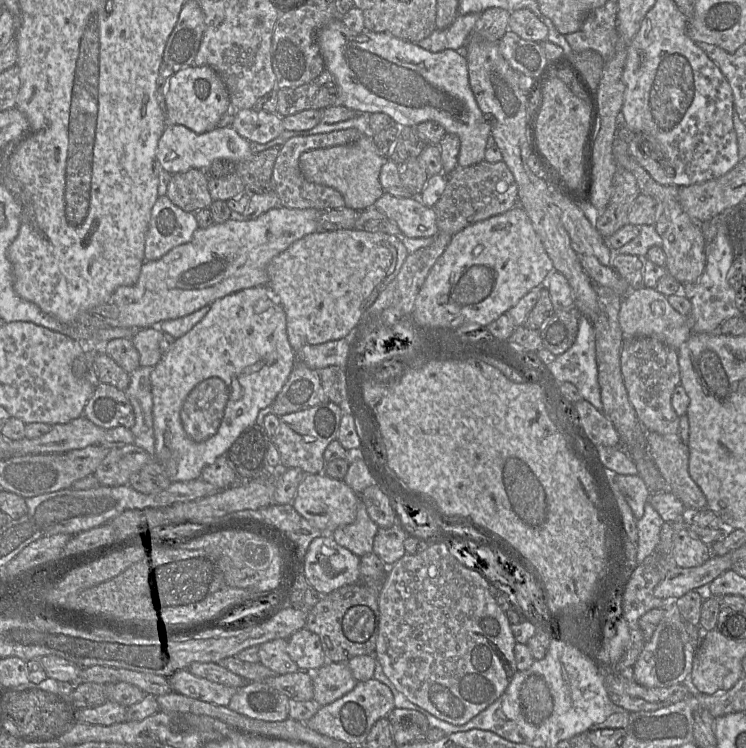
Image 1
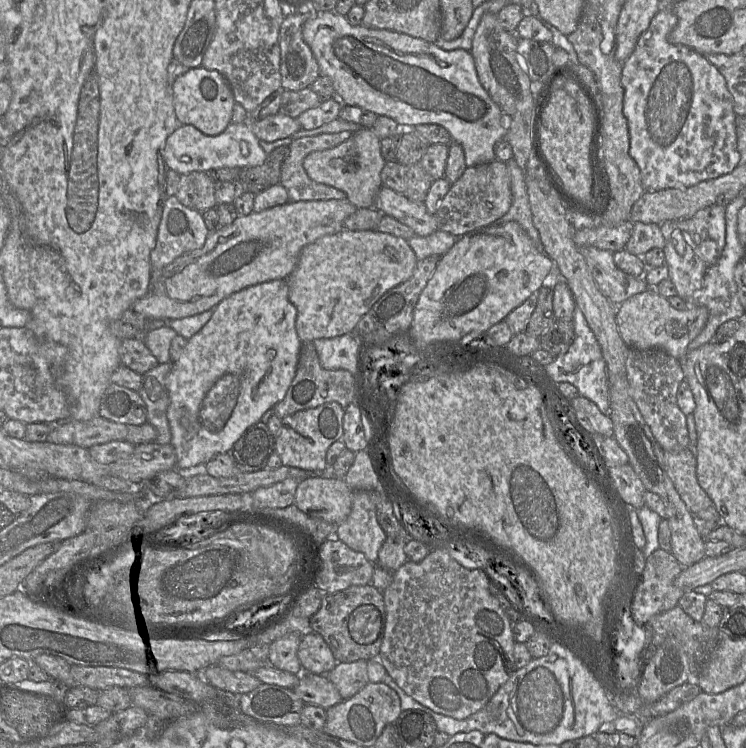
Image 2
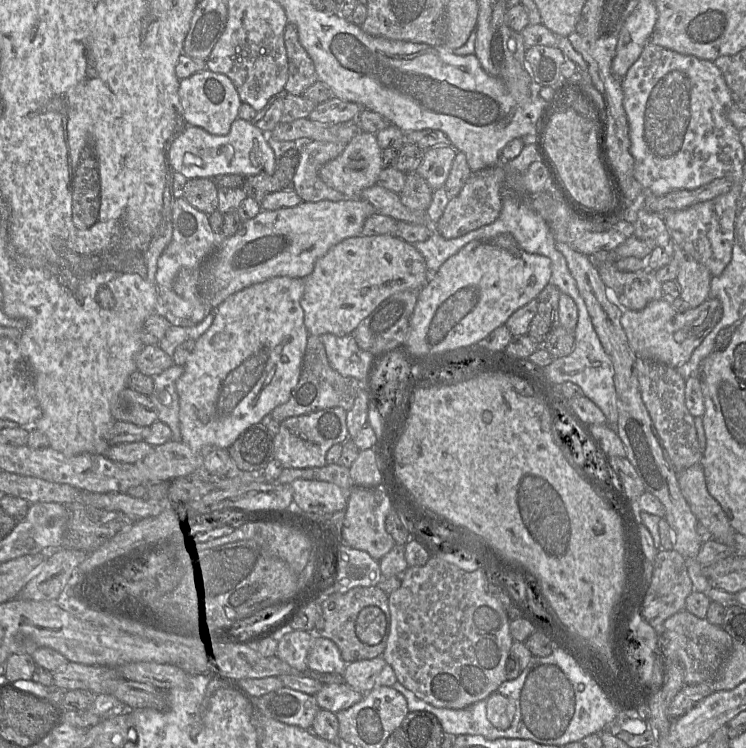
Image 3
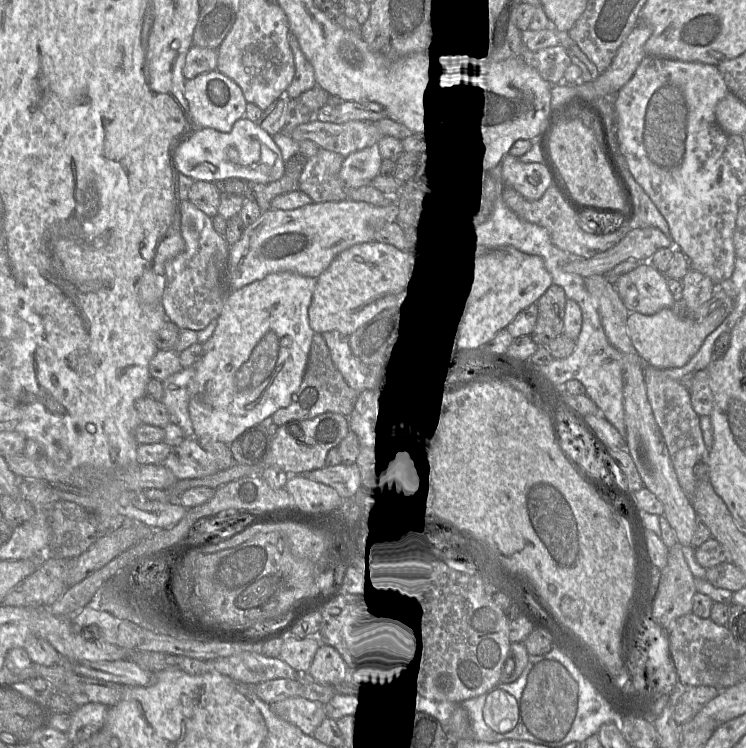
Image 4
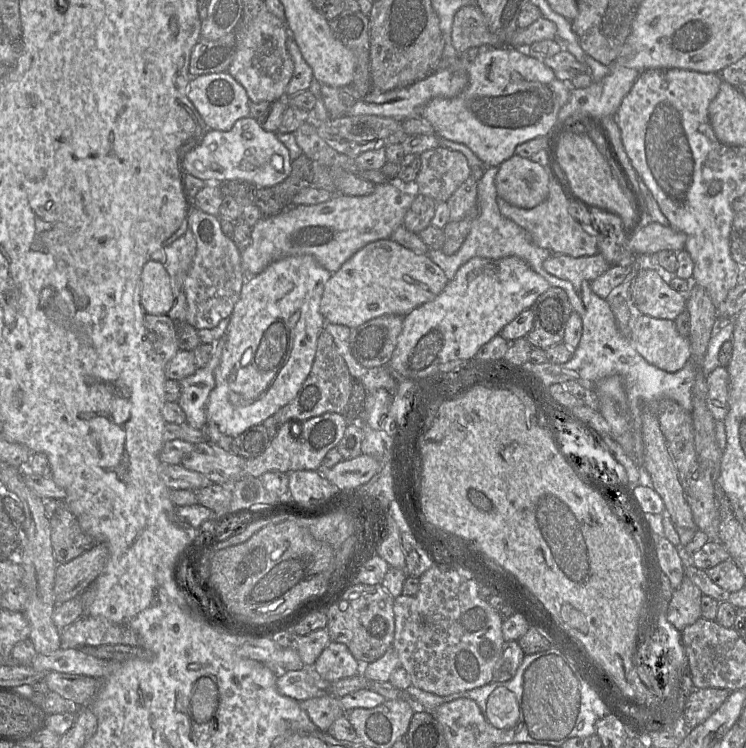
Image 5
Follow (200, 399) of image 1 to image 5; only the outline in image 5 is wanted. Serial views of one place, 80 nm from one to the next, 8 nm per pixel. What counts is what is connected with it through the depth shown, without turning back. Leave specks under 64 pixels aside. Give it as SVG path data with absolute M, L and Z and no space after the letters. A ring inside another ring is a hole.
M295 255L272 262L261 273L245 281L229 317L221 361L214 371L215 386L206 405L207 421L214 422L223 434L235 438L262 424L295 398L311 371L318 335L325 329L320 301L331 275L312 255Z

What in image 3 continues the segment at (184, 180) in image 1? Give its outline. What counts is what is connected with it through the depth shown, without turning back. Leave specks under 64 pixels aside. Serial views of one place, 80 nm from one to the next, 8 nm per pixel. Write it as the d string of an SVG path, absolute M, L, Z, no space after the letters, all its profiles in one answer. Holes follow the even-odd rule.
M210 178L188 179L184 187L183 198L207 215L218 210L218 187Z

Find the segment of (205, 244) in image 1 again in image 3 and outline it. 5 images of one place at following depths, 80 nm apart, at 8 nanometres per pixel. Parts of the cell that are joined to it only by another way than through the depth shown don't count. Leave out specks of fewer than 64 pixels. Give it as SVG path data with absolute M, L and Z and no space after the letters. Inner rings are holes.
M350 199L341 201L323 200L304 202L294 207L277 210L262 210L257 216L244 221L236 234L225 238L197 270L182 269L173 282L174 291L188 300L202 300L216 309L232 294L253 284L276 276L305 278L312 273L315 263L327 251L342 240L361 235L366 219L377 213L368 201Z

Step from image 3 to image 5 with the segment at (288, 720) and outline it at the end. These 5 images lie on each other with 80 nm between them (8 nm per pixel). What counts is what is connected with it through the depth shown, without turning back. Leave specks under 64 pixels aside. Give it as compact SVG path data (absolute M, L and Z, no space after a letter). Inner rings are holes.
M321 696L299 702L314 725L323 732L327 732L334 721L346 713L336 697Z

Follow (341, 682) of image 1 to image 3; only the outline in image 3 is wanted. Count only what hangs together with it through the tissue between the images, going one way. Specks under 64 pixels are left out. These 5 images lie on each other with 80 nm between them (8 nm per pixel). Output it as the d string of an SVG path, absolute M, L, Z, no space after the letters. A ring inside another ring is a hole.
M382 656L347 664L343 673L345 684L355 691L367 694L376 687L376 679L386 664Z

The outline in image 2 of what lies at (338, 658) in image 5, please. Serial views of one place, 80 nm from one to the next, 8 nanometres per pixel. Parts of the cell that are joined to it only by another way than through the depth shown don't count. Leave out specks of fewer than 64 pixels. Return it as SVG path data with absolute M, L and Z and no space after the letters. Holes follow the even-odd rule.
M316 632L302 633L297 656L305 673L326 675L338 664L328 644Z

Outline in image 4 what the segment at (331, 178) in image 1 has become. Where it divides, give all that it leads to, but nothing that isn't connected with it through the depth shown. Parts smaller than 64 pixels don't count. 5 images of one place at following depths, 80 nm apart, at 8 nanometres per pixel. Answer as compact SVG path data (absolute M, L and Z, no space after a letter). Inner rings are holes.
M378 144L354 152L344 158L340 178L350 189L371 185L380 172L382 160Z

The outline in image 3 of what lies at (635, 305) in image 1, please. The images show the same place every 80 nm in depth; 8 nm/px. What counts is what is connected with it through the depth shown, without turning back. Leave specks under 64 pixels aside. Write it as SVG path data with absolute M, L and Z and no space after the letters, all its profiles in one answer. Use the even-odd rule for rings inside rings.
M661 298L652 300L641 310L624 309L620 322L637 357L676 368L690 359L693 351L719 322L722 314L722 304L716 298L707 299L699 306L682 313L673 308L671 300Z

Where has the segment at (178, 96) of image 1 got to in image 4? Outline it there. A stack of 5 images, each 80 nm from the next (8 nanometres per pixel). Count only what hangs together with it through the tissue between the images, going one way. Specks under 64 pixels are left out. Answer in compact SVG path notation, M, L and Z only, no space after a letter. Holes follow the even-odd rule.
M218 70L186 79L184 96L195 124L201 128L212 128L222 133L231 132L234 123L244 118L247 101L241 88Z

